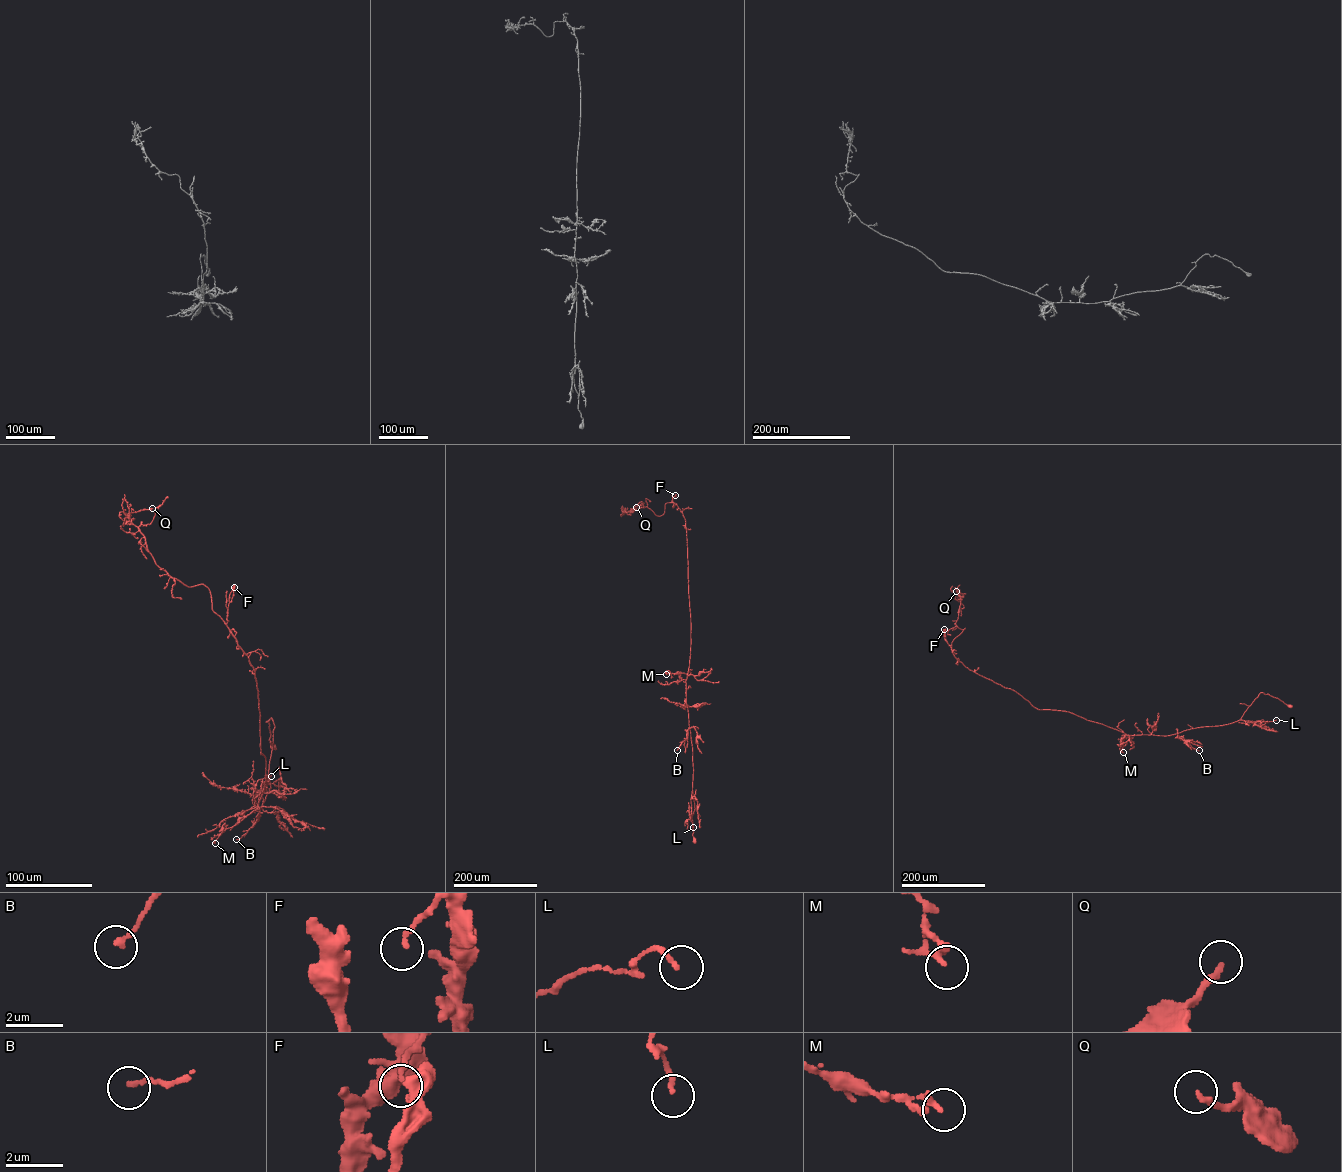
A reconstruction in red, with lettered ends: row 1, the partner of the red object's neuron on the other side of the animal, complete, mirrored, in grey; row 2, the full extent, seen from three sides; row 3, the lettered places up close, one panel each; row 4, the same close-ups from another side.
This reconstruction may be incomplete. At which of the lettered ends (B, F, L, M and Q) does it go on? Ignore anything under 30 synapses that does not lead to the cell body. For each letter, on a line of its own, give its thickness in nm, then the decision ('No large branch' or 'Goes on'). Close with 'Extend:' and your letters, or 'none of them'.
B: Thickness 180 nm. No large branch
F: Thickness 180 nm. No large branch
L: Thickness 170 nm. No large branch
M: Thickness 180 nm. No large branch
Q: Thickness 200 nm. No large branch
Extend: none of them

